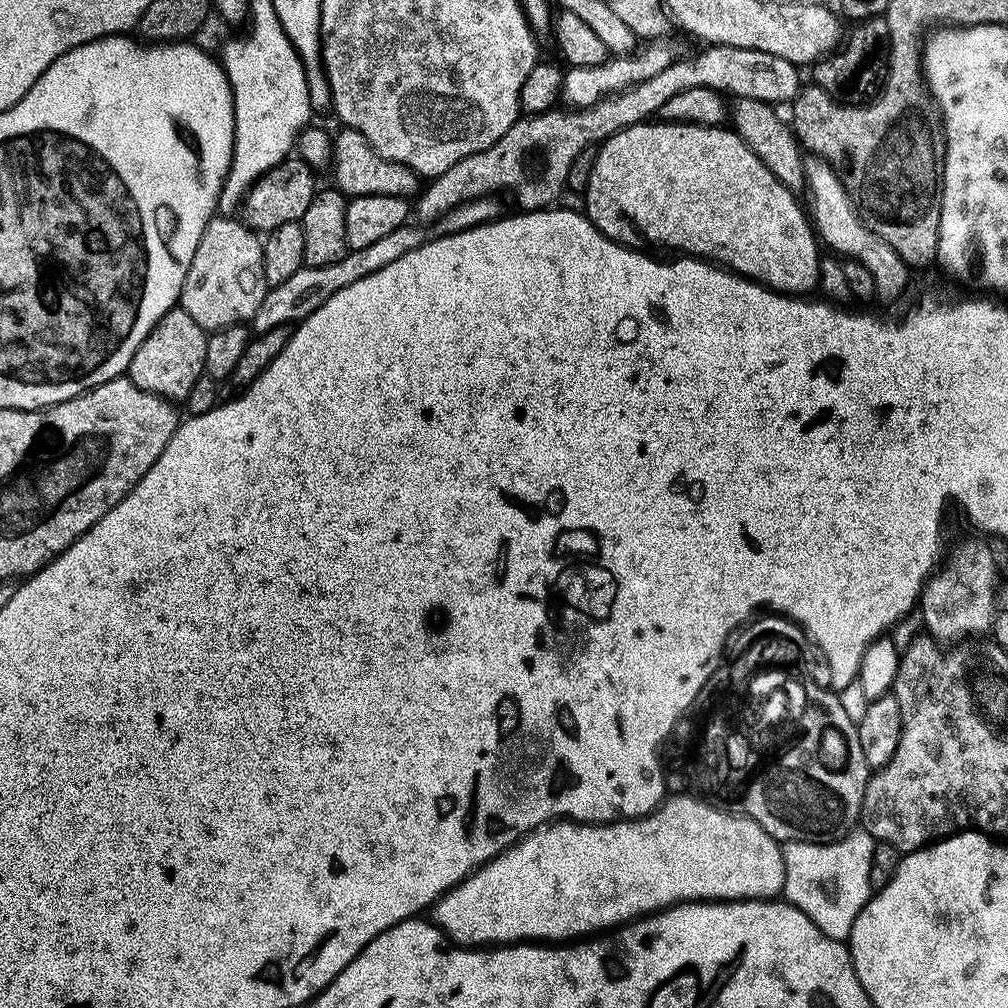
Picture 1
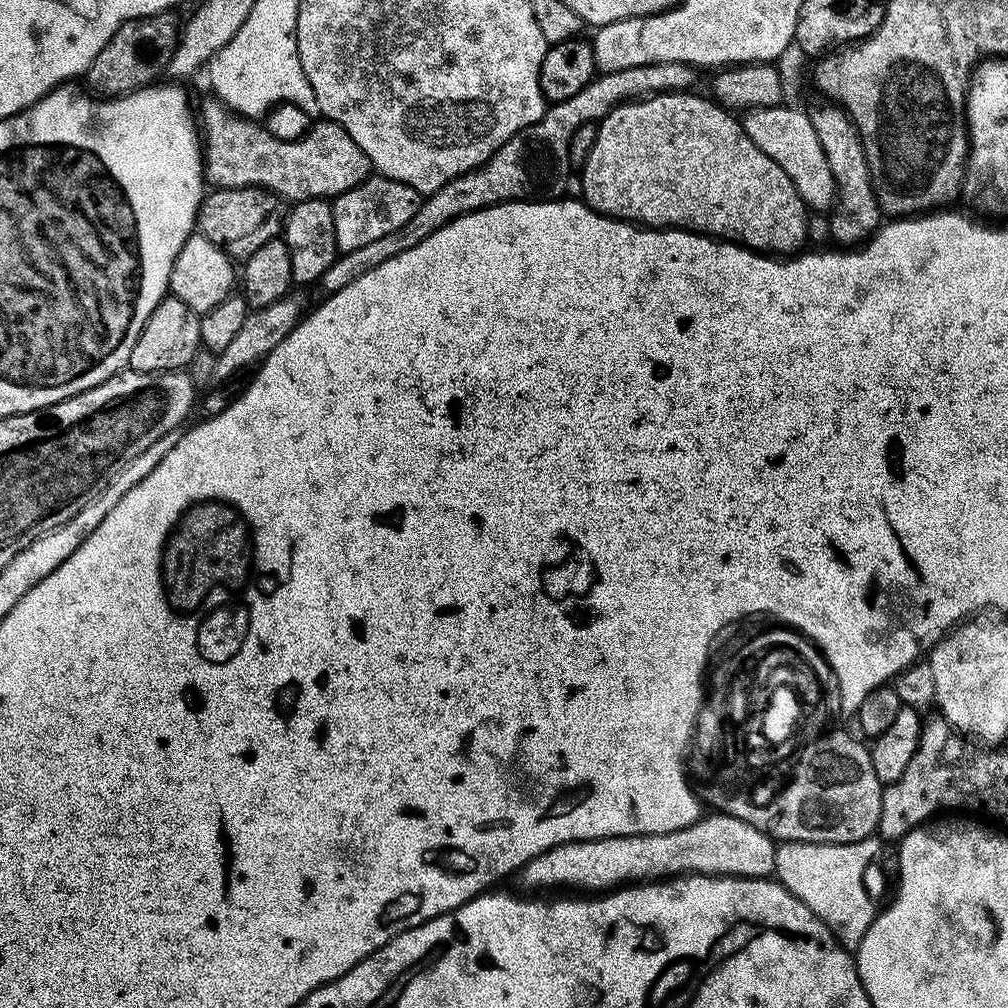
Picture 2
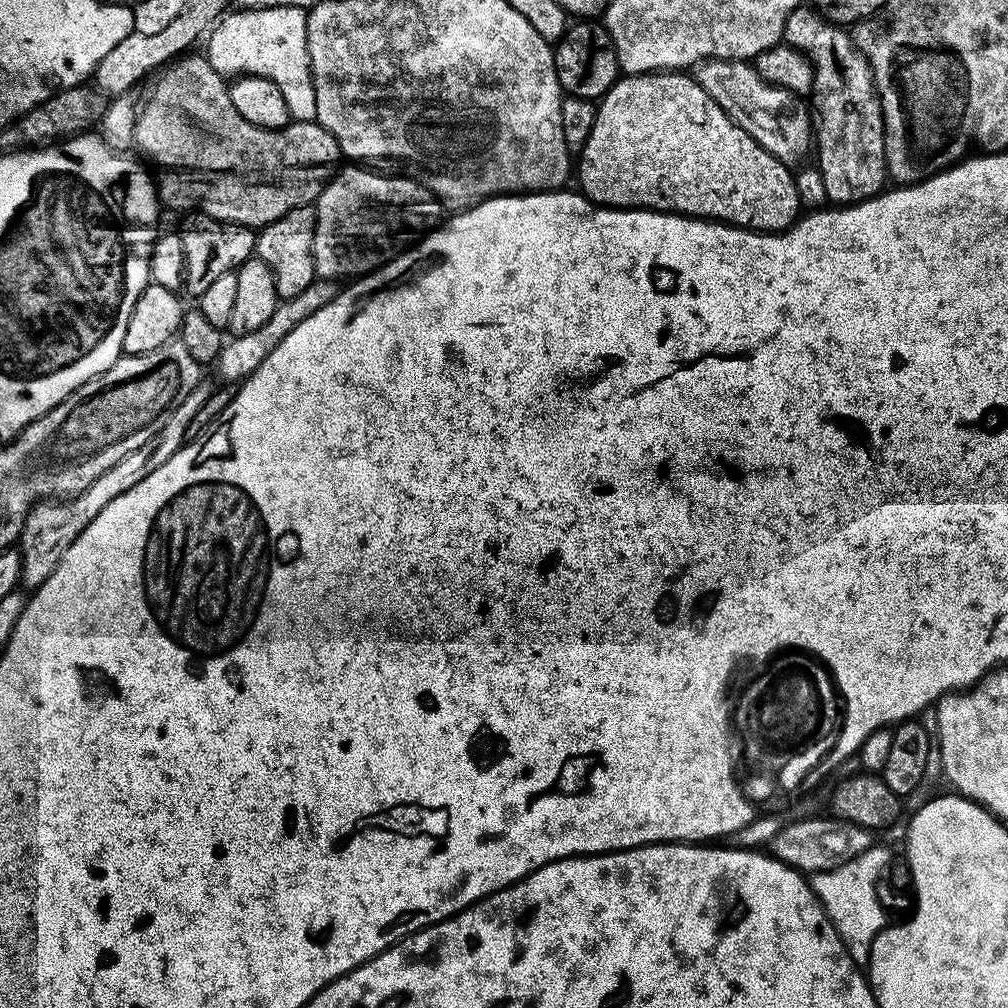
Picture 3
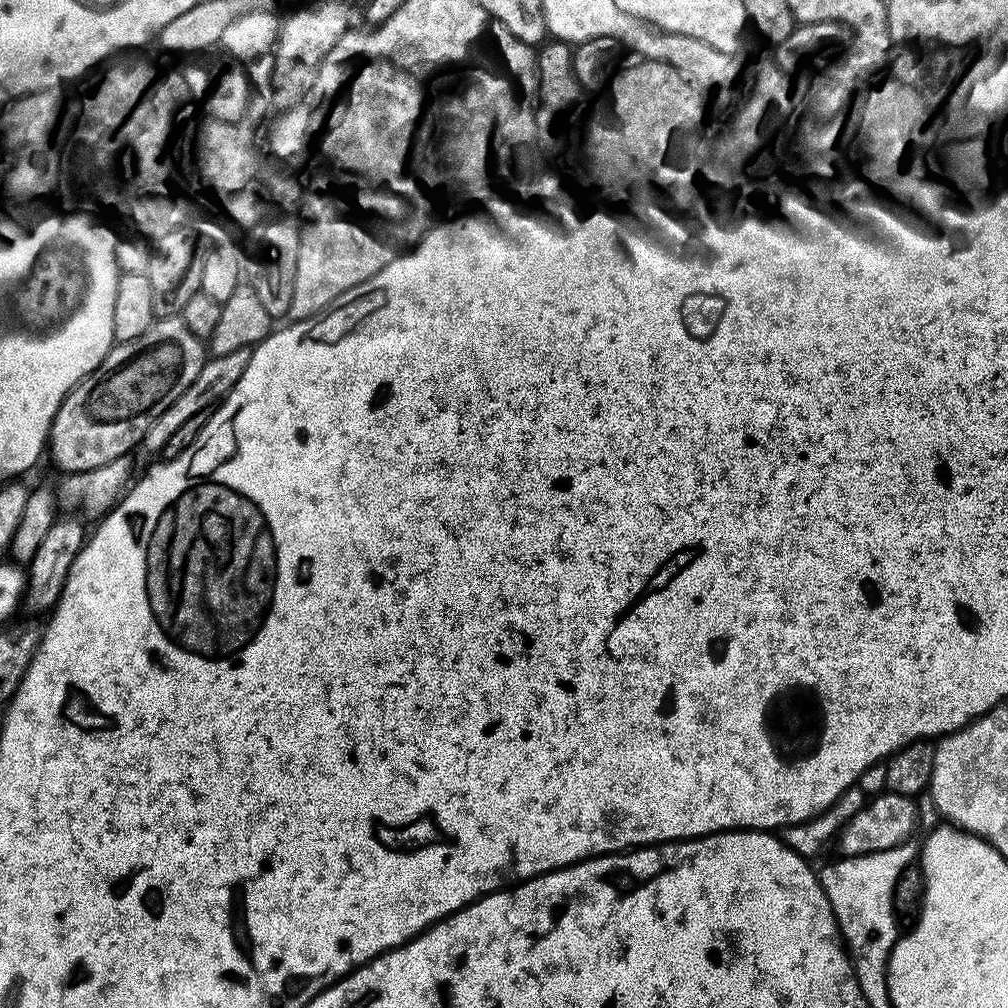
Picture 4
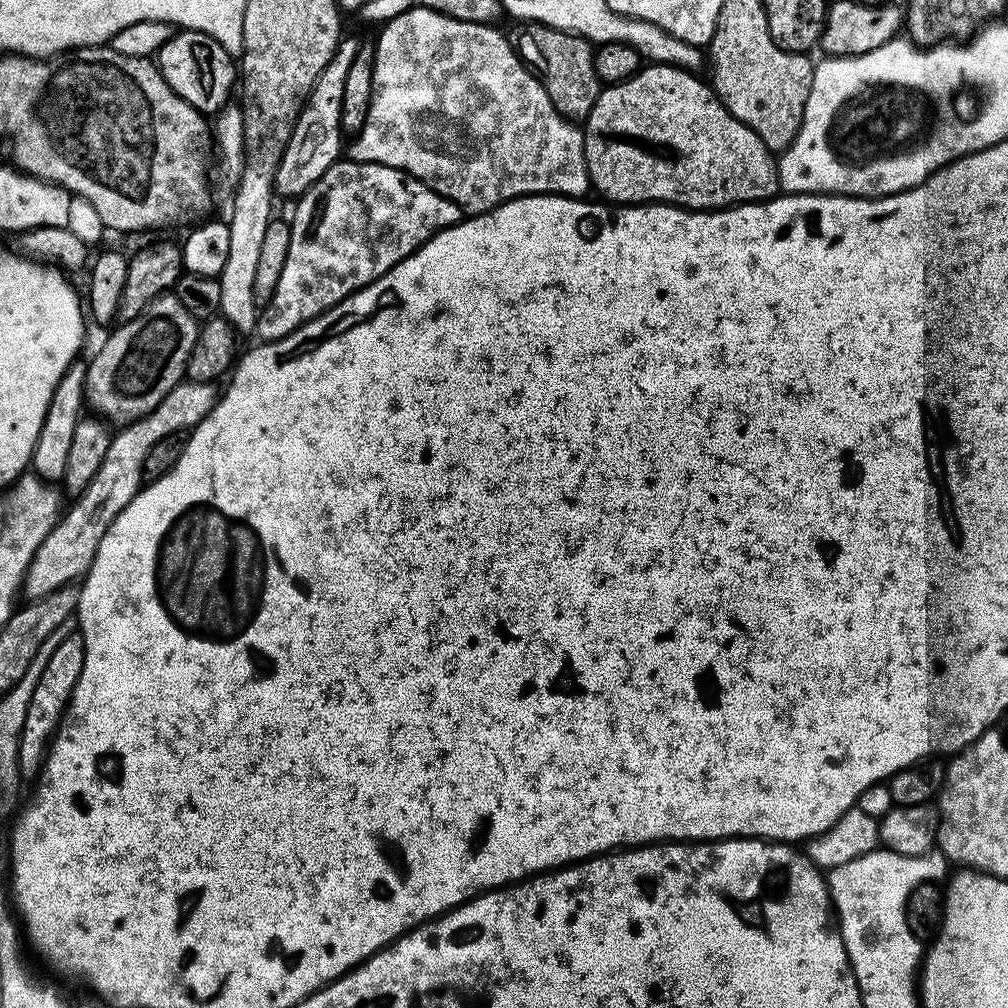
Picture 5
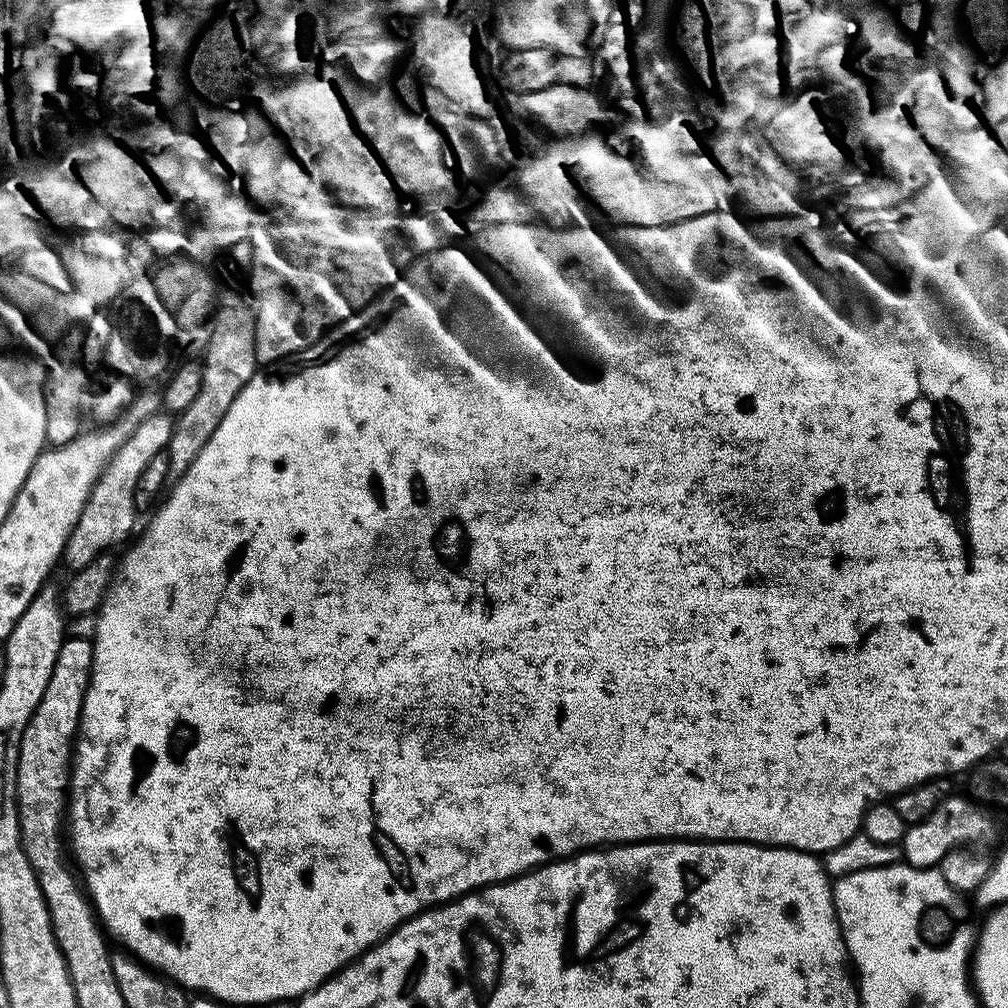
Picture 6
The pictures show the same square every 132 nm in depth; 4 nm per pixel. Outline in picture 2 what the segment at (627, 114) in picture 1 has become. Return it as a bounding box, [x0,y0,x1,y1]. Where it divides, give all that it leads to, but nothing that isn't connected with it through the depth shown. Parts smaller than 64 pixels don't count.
[322,62,698,293]

